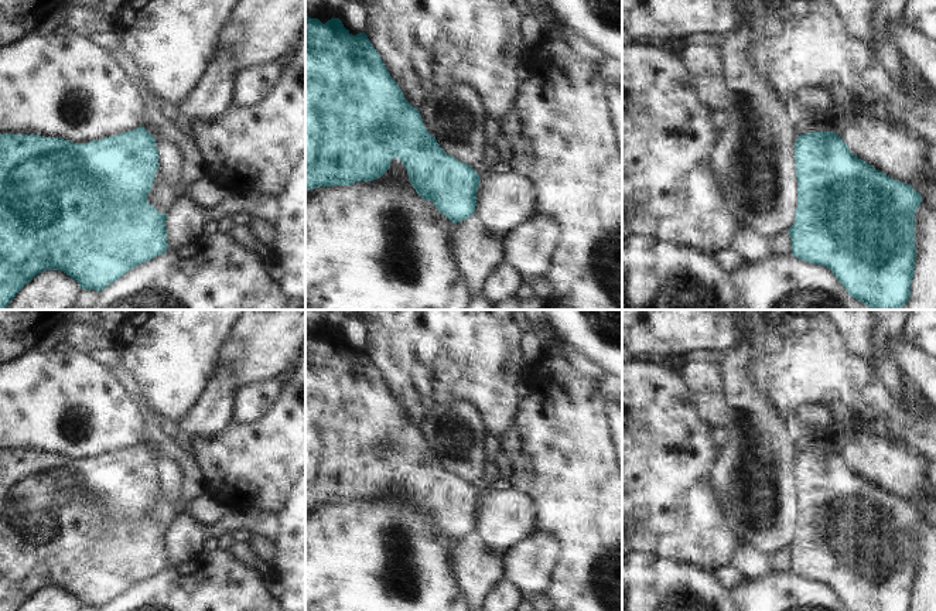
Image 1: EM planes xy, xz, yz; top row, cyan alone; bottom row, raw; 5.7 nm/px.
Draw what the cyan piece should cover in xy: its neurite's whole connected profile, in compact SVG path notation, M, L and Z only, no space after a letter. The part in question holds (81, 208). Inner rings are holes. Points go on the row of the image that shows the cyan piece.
M143 126L89 143L72 143L61 137L44 137L40 134L0 134L0 310L7 310L16 294L44 270L61 270L76 280L83 290L98 293L116 281L133 267L167 252L167 214L160 214L147 202L158 171L158 150L156 139Z

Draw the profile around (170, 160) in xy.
M158 137L156 140L156 146L158 150L158 164L161 173L167 177L168 182L172 187L174 197L178 198L178 192L181 190L181 167L182 157L180 150L172 144Z

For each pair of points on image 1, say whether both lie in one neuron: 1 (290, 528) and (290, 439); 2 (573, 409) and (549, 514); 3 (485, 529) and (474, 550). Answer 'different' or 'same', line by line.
1: different
2: same
3: different

